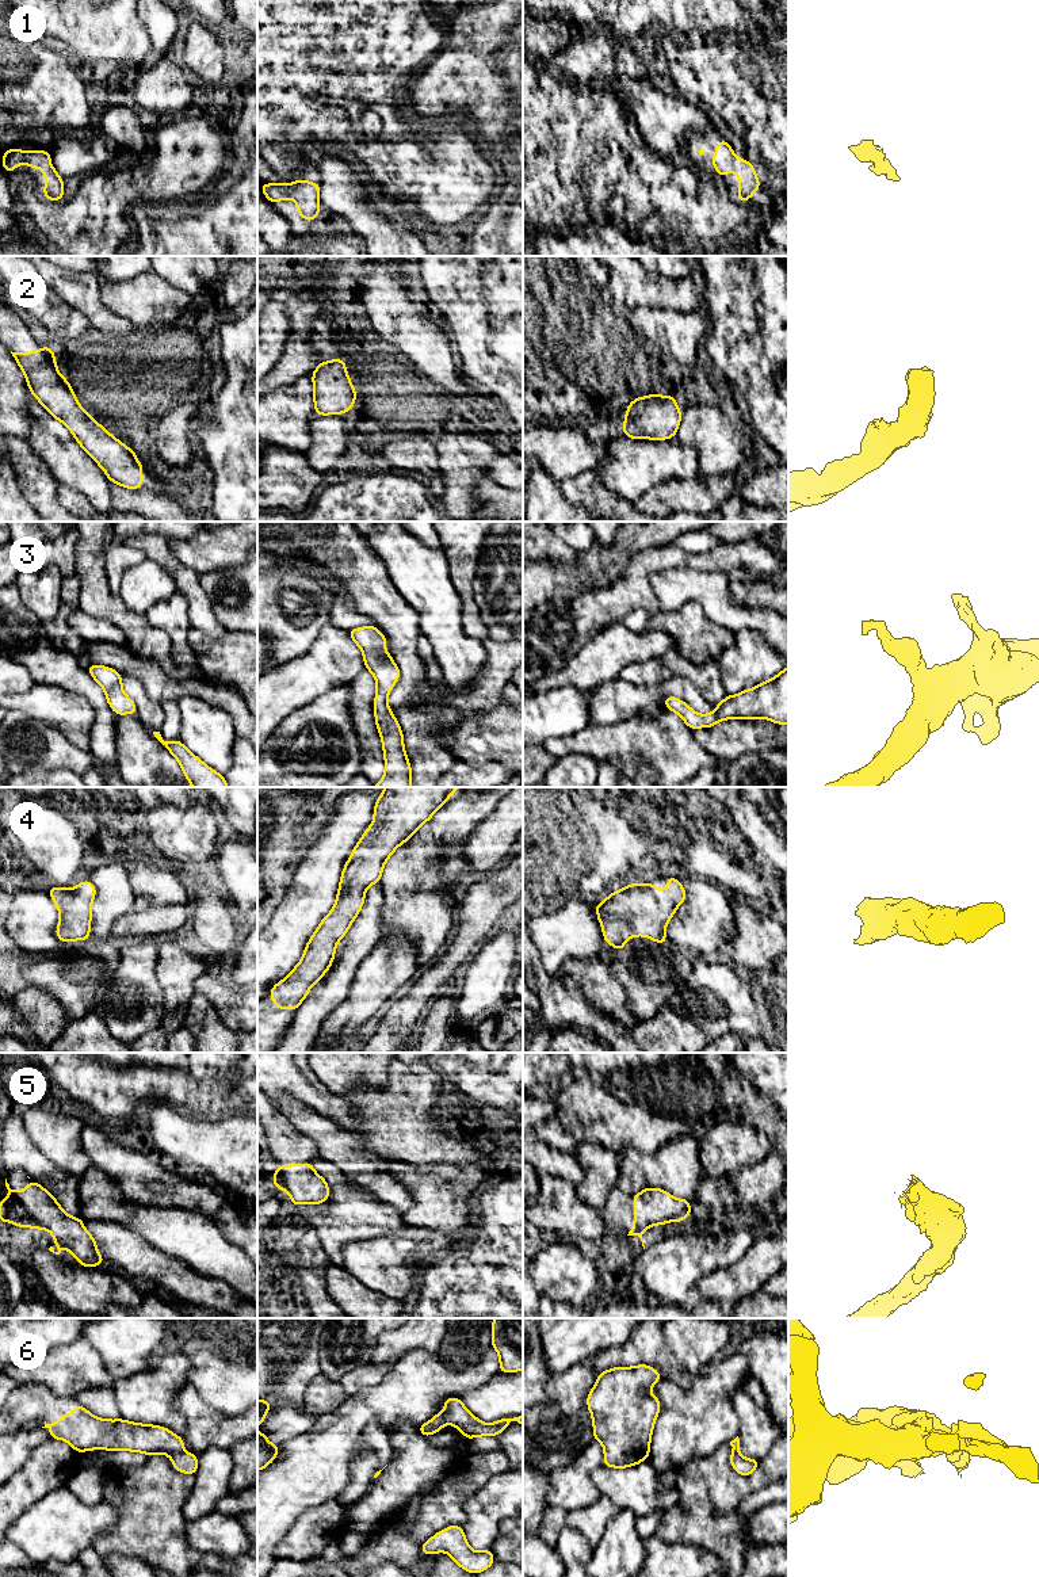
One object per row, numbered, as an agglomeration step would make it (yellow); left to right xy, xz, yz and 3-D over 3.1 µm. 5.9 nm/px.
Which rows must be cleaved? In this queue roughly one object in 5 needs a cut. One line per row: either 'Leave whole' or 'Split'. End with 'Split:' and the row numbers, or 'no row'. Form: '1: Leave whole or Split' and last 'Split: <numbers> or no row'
1: Leave whole
2: Leave whole
3: Leave whole
4: Leave whole
5: Leave whole
6: Leave whole
Split: no row

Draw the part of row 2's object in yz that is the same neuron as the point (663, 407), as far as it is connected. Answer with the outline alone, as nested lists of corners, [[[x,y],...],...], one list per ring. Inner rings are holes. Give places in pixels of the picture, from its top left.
[[[652,396],[631,400],[622,432],[630,439],[664,440],[676,436],[681,411],[673,396]]]

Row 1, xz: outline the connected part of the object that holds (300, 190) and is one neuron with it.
[[[297,179],[290,186],[284,182],[274,184],[261,183],[261,191],[271,203],[293,198],[297,202],[298,214],[306,221],[313,221],[318,218],[321,209],[318,199],[320,186],[320,183]]]

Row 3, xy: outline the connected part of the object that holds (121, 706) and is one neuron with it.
[[[104,665],[85,667],[89,675],[99,683],[106,694],[108,706],[116,717],[122,714],[137,714],[134,702],[123,692],[122,675]]]

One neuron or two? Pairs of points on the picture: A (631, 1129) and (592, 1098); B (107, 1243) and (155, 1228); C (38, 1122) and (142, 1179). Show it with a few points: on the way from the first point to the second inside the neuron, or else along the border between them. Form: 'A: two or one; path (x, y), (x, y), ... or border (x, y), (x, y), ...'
A: one; path (622, 1119), (602, 1103)
B: two; border (132, 1230), (163, 1252)
C: two; border (84, 1123), (81, 1144), (92, 1165)

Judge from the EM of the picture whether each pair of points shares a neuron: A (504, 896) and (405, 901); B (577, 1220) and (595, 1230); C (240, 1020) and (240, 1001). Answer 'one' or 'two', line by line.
A: two
B: one
C: one

